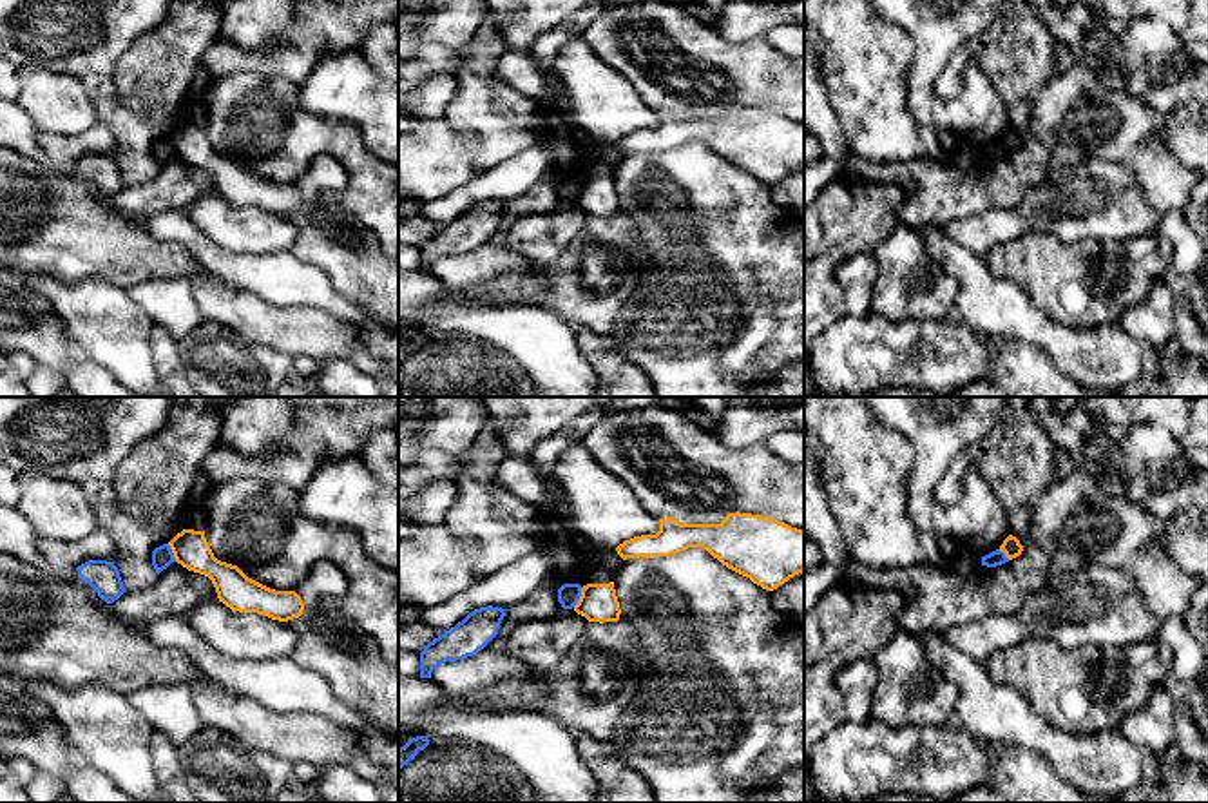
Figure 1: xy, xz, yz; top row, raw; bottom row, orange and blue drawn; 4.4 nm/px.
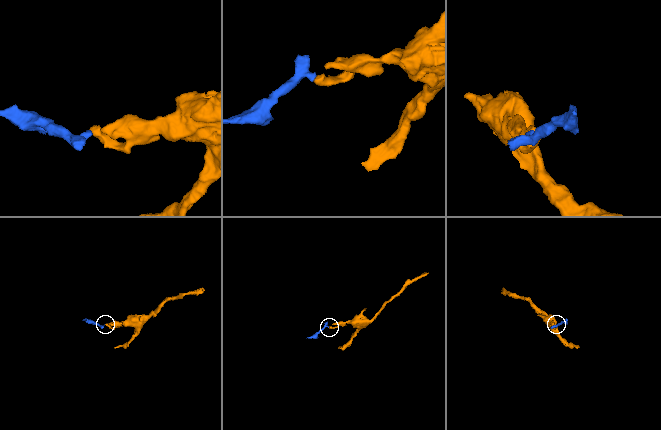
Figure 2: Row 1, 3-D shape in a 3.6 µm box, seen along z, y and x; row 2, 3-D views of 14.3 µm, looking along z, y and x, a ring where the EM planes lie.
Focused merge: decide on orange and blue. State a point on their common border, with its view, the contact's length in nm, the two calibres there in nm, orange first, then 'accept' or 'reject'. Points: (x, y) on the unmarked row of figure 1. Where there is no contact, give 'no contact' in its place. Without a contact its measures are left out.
xz (580, 191) | 100 nm | 170/100 nm | reject

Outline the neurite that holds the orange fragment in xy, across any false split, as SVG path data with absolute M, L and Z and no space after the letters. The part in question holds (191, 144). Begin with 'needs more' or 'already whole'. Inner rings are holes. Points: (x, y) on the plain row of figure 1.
already whole | M183 123L168 136L177 158L212 174L219 196L232 205L257 207L272 214L299 212L304 198L295 185L275 185L248 172L237 160L214 150L205 125Z

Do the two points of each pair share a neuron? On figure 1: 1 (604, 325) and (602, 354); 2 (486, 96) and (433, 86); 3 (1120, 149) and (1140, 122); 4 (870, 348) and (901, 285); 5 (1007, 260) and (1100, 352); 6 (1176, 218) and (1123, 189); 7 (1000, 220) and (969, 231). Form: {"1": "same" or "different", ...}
{"1": "different", "2": "different", "3": "same", "4": "different", "5": "different", "6": "different", "7": "same"}

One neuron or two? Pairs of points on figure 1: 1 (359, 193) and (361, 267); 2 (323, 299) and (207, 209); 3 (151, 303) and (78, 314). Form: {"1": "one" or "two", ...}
{"1": "two", "2": "two", "3": "two"}

